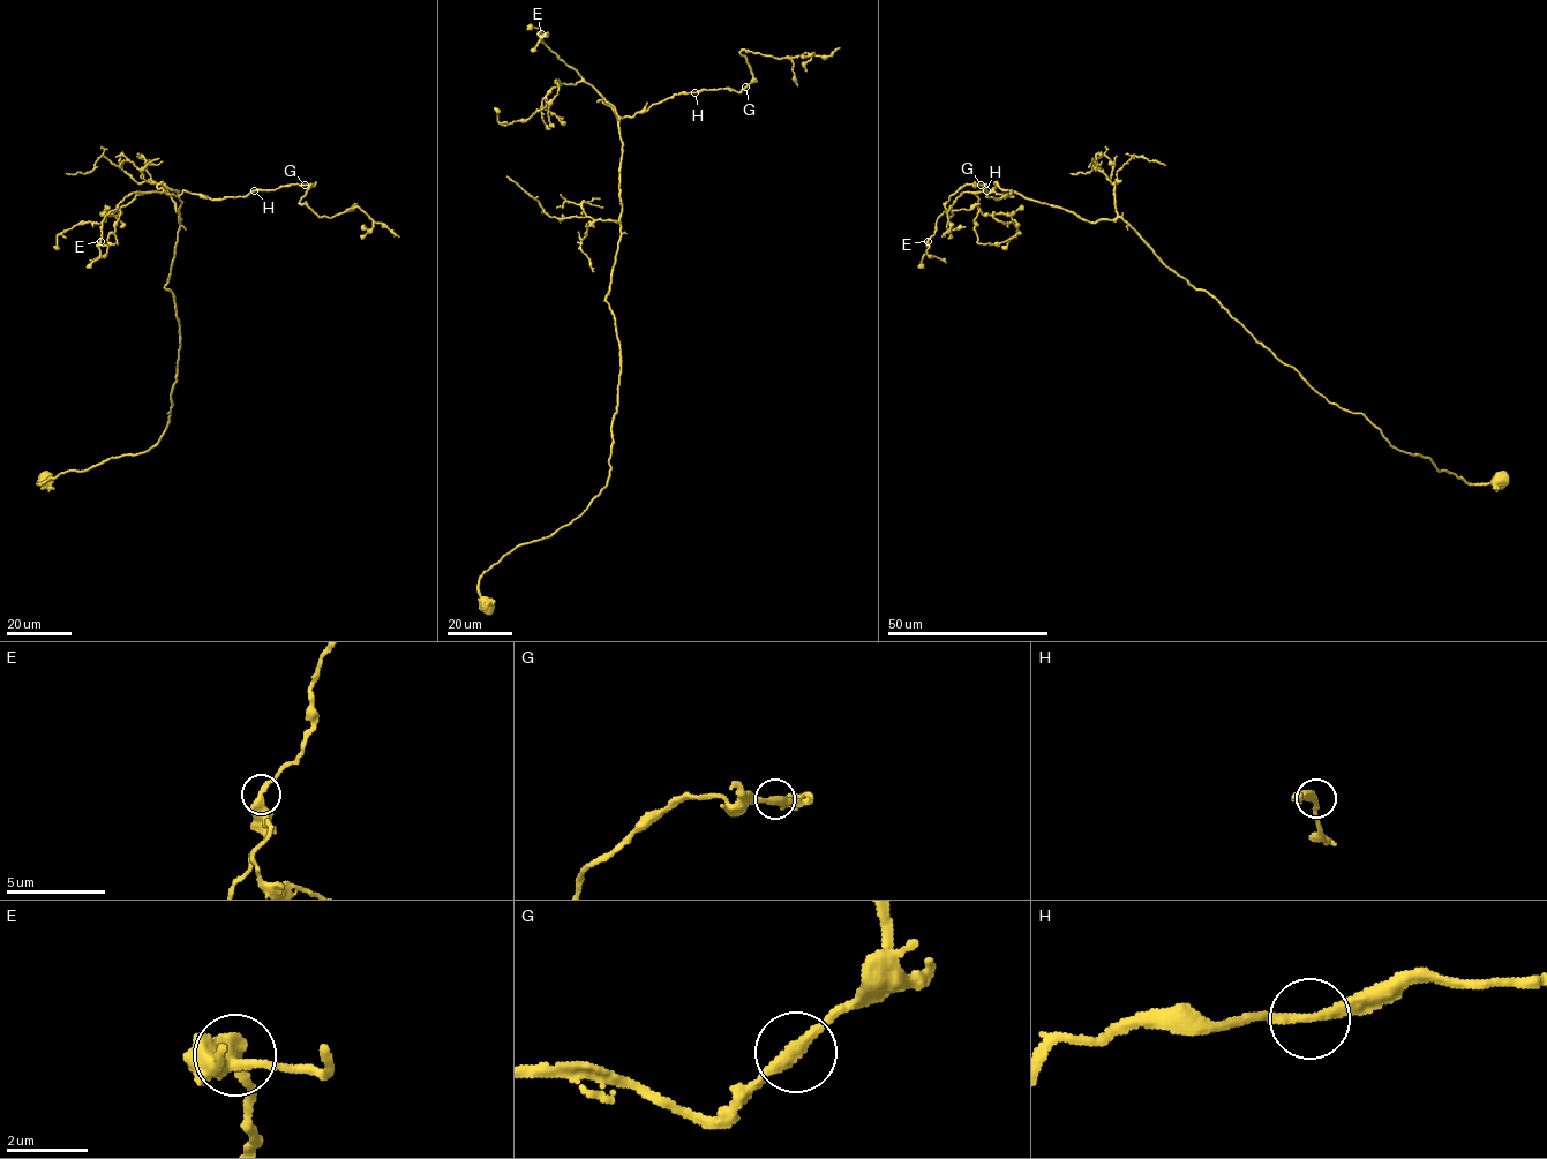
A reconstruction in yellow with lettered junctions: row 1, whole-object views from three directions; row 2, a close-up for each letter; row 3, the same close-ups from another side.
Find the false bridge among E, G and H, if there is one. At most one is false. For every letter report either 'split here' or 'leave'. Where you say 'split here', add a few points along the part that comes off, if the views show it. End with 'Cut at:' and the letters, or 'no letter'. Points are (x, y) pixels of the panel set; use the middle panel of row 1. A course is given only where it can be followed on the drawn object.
E: leave
G: leave
H: leave
Cut at: no letter

